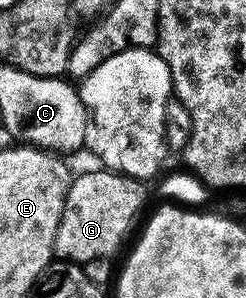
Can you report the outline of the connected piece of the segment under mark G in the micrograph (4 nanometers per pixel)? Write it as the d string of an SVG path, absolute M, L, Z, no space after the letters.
M96 167L90 173L81 173L72 178L67 191L67 199L63 207L63 215L59 219L59 227L55 235L53 252L58 258L67 261L84 263L100 257L112 258L113 252L125 241L137 212L145 205L145 188L142 182L133 177L125 177L121 173L111 173L104 167Z

